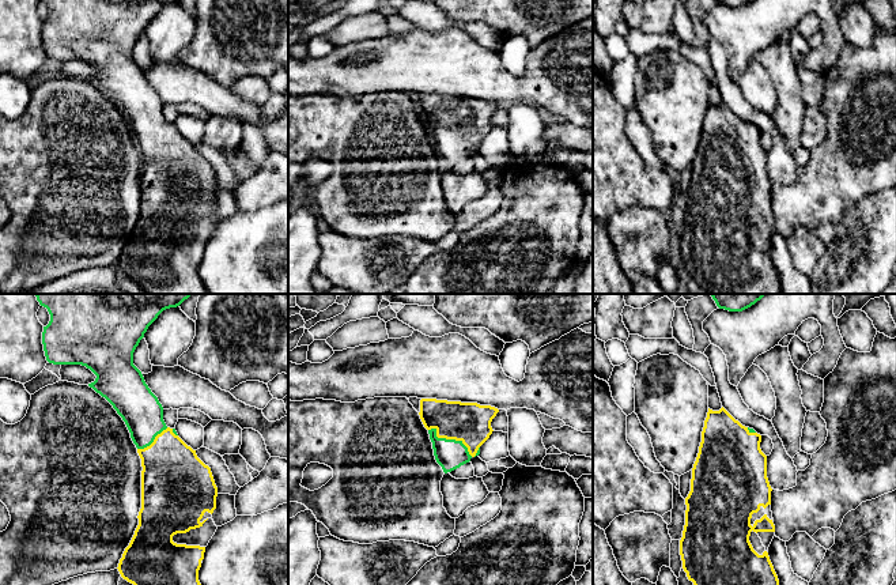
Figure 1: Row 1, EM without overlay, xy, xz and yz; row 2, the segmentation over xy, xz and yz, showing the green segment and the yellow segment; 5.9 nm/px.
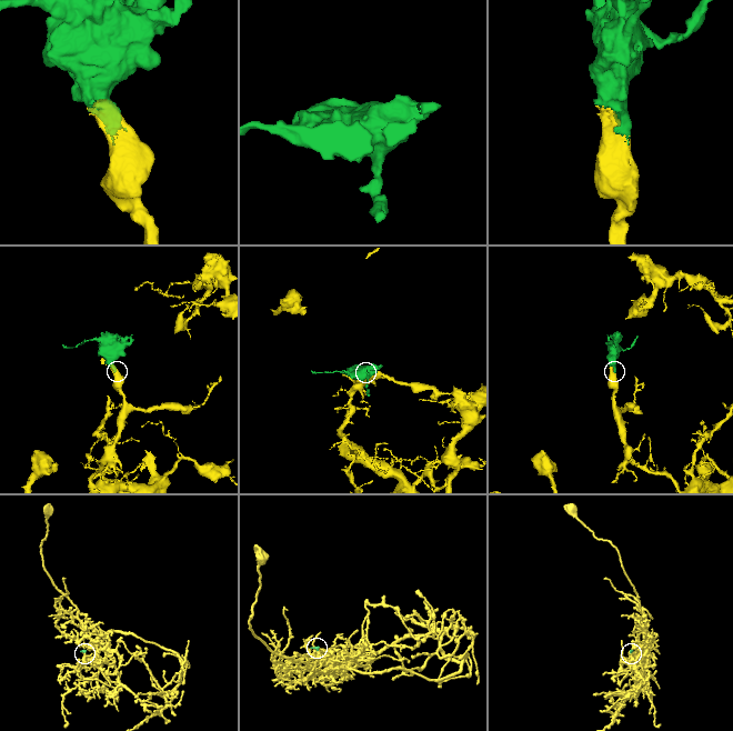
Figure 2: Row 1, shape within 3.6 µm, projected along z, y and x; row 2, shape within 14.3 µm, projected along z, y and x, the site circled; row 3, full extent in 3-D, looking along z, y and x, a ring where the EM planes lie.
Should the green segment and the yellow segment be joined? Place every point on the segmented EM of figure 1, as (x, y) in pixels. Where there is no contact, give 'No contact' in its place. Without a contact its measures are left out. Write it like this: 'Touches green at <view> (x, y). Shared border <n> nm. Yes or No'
Touches green at xz (454, 440). Shared border 320 nm. Yes

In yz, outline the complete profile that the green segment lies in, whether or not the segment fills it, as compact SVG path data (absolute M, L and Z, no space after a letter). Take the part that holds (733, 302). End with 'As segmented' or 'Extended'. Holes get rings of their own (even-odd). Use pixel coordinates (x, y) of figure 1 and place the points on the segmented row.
M708 294L715 301L719 309L729 312L742 312L757 301L760 301L765 294Z. As segmented

